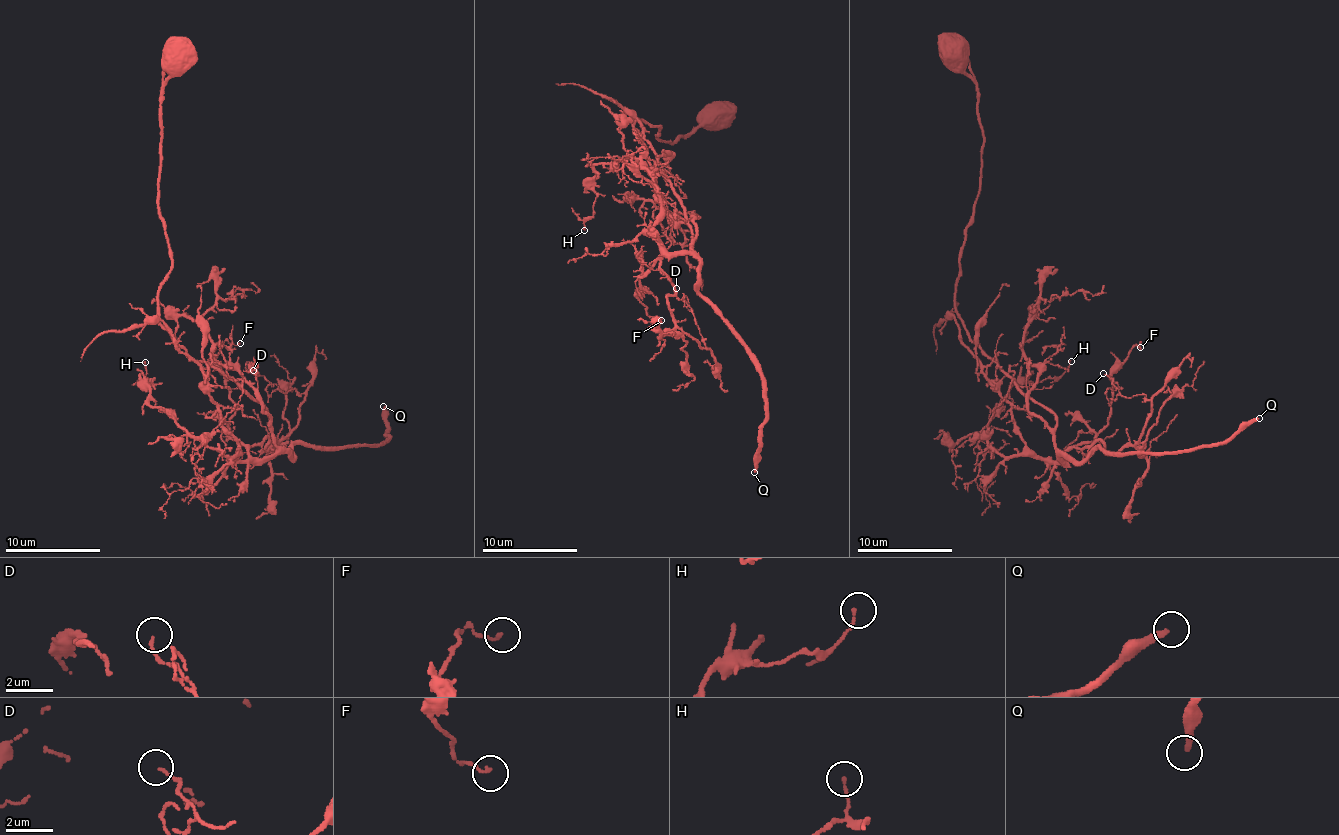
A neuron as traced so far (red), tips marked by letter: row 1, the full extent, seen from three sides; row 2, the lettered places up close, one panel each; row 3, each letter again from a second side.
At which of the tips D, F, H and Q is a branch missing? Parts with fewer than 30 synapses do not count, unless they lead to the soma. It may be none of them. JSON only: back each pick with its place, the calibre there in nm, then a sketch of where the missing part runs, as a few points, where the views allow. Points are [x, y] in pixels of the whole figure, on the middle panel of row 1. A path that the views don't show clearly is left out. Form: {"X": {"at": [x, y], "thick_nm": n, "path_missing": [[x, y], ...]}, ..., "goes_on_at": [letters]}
{"Q": {"at": [754, 472], "thick_nm": 240}, "goes_on_at": ["Q"]}

